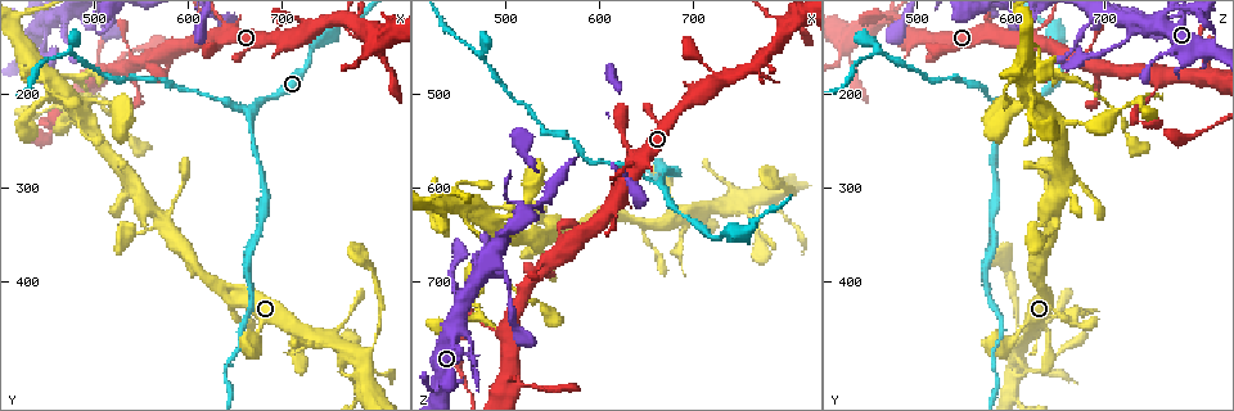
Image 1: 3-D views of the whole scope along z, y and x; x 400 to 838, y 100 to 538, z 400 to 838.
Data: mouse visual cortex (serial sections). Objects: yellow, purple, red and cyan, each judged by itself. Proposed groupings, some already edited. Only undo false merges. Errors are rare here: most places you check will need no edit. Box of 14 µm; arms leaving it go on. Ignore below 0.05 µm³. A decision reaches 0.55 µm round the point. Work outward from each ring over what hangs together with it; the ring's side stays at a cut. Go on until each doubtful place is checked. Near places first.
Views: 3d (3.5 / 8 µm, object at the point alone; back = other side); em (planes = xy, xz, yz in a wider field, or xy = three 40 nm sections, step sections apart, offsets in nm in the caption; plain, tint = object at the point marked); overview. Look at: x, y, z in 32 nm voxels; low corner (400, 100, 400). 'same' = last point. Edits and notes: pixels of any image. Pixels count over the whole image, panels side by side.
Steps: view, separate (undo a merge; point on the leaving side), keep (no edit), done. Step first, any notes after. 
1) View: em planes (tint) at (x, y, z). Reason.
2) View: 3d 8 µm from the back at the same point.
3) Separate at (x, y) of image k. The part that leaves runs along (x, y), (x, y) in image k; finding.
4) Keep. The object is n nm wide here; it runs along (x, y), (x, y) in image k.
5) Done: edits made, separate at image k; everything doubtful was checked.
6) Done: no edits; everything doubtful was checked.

View: em xy step 2 (tint) at (480, 185, 665).

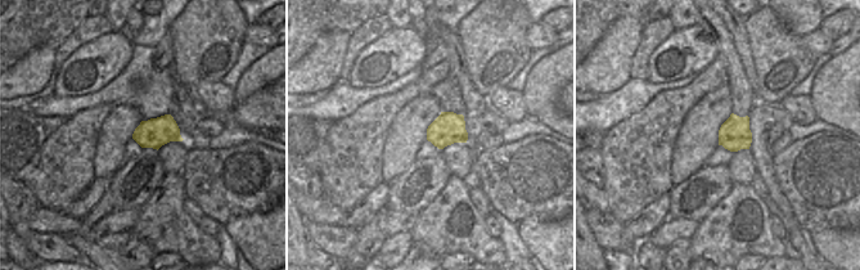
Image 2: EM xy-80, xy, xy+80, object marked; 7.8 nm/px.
View: 3d 3.5 µm from the back at the same point. See where the arms go.

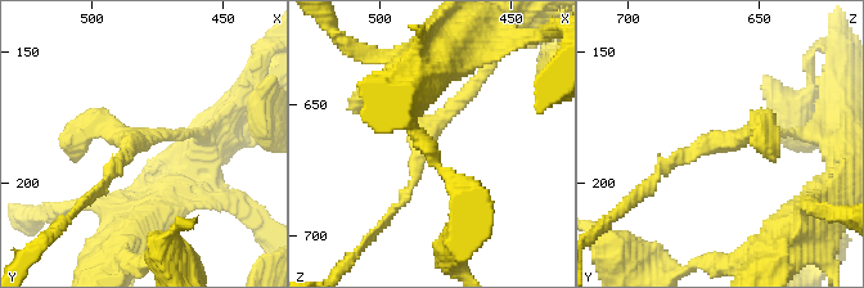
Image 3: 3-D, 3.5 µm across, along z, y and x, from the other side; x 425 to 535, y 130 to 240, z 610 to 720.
Keep. It runs along (486, 72), (427, 133), (403, 201) in image 3; continuous, no second cell.

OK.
View: 3d 3.5 µm at (465, 205, 740). Sharp bend.

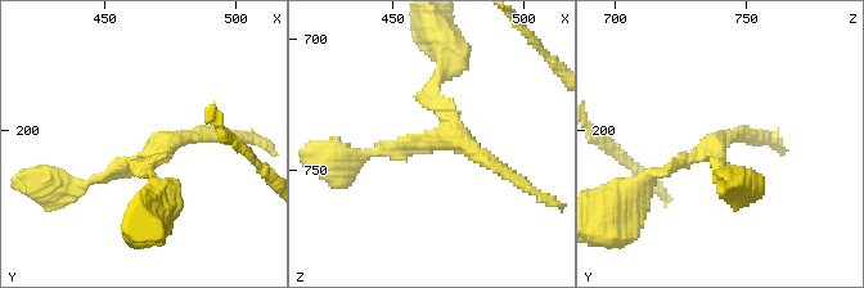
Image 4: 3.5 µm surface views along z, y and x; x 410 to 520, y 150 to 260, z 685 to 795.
View: em xy step 3 (tint) at (468, 208, 738). Shape alone is not enough.

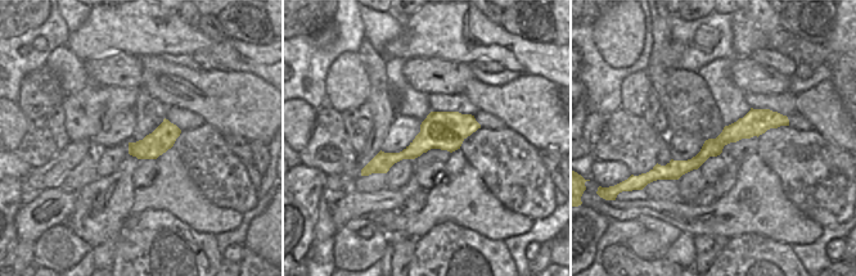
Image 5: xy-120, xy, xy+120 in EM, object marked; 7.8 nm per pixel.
Keep. It runs along (444, 72), (436, 103), (448, 133), (369, 152) in image 4; continuous, no second cell.

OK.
View: 3d 3.5 µm at (800, 450, 605). Thin neck.

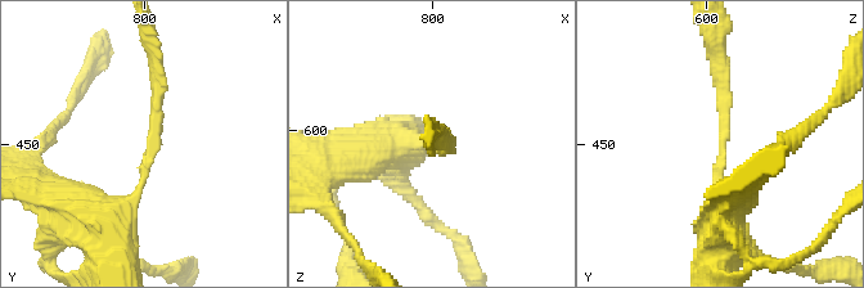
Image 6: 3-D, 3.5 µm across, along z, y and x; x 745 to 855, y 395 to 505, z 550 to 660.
View: em planes (tint) at (802, 453, 606). The arms are 150, 300 nm wide.

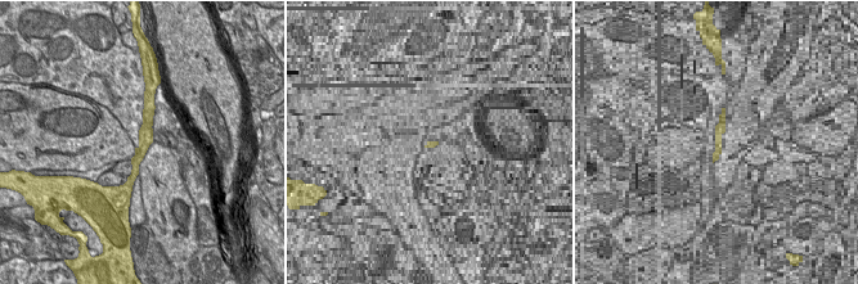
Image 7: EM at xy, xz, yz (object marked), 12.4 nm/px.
View: em xy step 5 (tint) at the same point. Cut it another way.

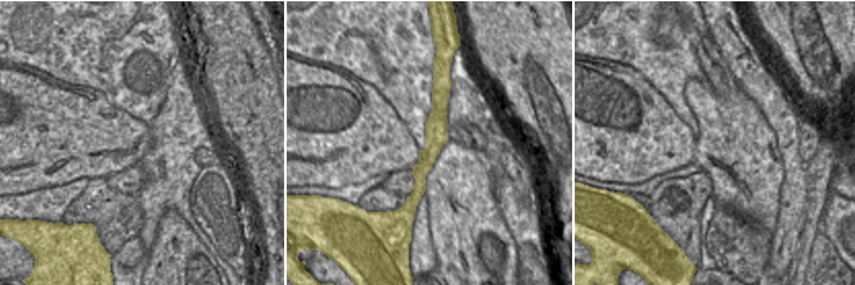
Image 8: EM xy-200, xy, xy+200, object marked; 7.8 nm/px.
Keep. All the same cell.

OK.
Done: no edits; everything doubtful was checked.

